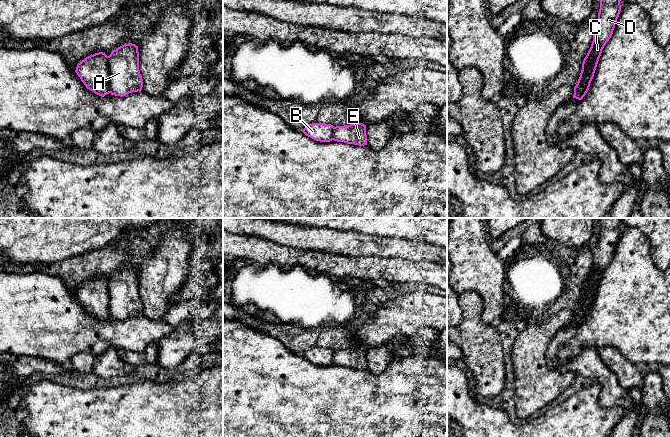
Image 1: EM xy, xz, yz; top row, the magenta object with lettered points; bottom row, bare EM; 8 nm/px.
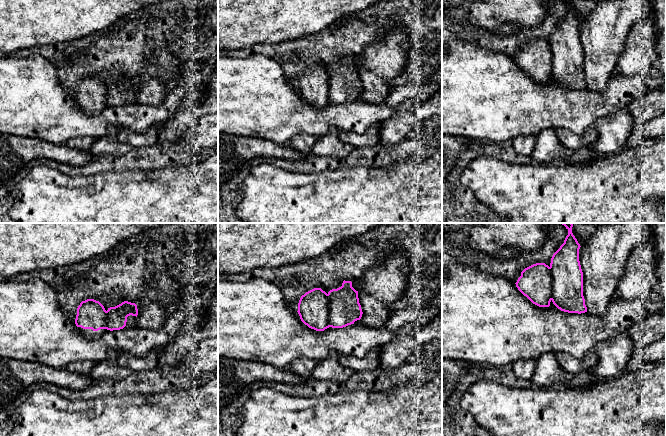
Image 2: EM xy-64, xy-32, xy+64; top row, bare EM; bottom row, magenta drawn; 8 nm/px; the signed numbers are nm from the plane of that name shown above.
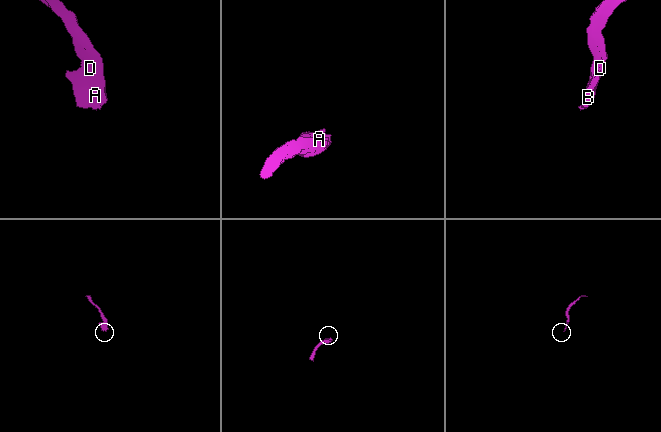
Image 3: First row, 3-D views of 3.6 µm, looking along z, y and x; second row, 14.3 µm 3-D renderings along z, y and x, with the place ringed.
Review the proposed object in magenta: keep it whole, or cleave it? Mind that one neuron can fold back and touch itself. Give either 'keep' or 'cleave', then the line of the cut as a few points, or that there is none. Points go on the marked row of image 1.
cleave | xy (107, 56), (108, 88), (110, 92)

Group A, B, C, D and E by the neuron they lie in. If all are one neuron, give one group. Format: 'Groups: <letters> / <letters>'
Groups: A C D E / B

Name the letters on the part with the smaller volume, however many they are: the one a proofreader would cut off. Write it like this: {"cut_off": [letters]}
{"cut_off": ["B"]}

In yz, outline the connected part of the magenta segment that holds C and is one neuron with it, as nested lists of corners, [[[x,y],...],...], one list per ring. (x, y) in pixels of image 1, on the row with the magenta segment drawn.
[[[600,0],[598,19],[593,30],[591,47],[583,60],[582,68],[586,72],[583,89],[590,87],[602,50],[613,34],[621,11],[621,0]]]

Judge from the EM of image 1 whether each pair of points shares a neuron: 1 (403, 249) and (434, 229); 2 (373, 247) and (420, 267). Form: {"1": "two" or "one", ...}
{"1": "two", "2": "two"}

